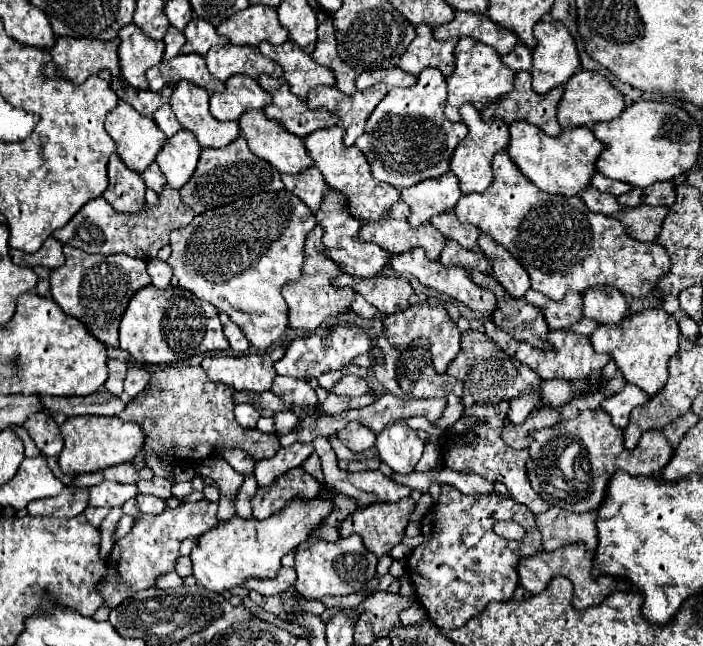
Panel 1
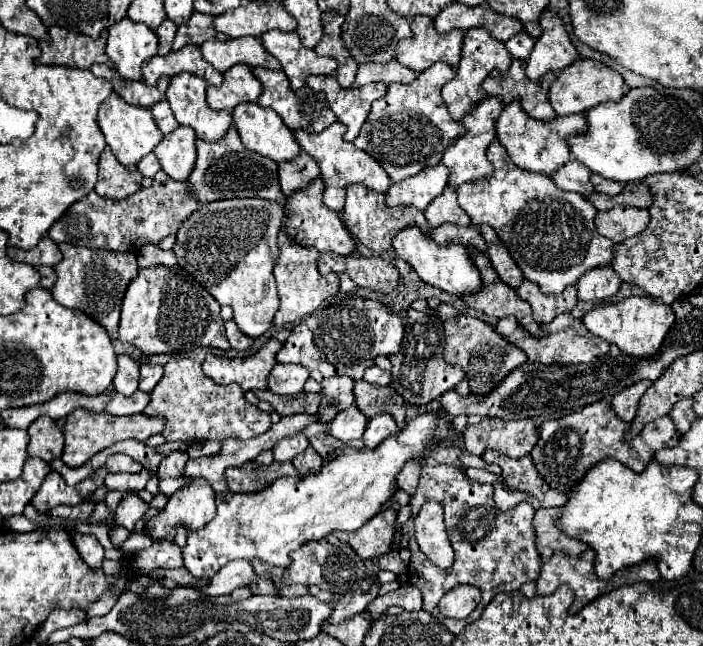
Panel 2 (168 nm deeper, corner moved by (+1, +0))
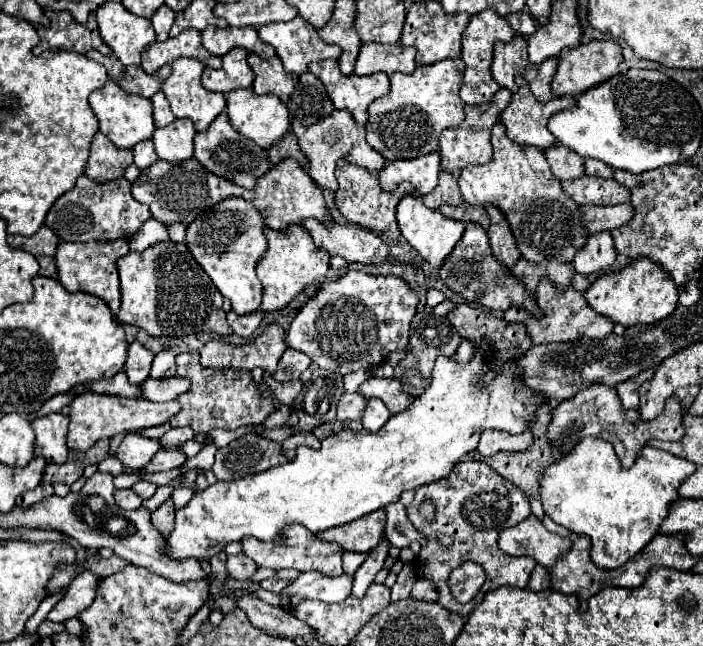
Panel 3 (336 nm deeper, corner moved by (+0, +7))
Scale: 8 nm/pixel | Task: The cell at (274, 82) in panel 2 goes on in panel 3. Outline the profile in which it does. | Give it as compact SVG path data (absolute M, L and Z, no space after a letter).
M248 55L248 65L252 67L254 71L254 83L252 83L252 89L256 93L274 93L280 97L280 101L288 107L290 115L300 119L304 125L312 125L316 123L318 119L326 117L328 113L332 113L334 105L322 85L322 81L318 77L314 77L312 73L302 73L302 75L294 75L294 73L286 73L282 63L280 63L280 57L272 57L272 59L260 59L258 55Z

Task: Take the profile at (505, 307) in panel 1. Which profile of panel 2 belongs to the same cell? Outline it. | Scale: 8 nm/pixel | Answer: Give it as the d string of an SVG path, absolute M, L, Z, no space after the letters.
M473 252L473 254L477 254L475 266L483 278L483 290L479 294L465 296L463 298L465 304L469 308L475 308L475 310L479 310L487 316L495 316L495 318L515 316L525 332L539 338L541 328L531 316L531 306L527 306L527 302L521 300L511 286L505 286L503 282L499 282L499 278L485 254L479 254L479 252Z

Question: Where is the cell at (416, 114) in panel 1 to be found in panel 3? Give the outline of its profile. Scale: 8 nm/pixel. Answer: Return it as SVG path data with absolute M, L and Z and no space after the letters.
M444 59L434 65L418 65L414 73L394 73L390 77L392 89L388 95L376 99L368 107L368 123L366 123L366 141L370 147L380 151L384 159L414 159L416 155L426 155L432 151L438 151L438 137L442 129L456 127L464 119L464 103L458 95L462 85L462 71L464 61L458 59Z

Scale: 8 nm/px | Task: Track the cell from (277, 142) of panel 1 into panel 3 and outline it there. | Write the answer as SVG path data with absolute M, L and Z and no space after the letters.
M234 89L226 95L226 113L236 131L252 139L258 147L268 149L276 139L280 139L290 129L290 117L286 105L272 93L256 95L252 89Z

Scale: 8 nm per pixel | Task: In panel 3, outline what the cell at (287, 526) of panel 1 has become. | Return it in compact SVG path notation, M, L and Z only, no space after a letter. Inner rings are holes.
M486 339L480 347L476 347L472 359L464 365L458 363L454 357L436 359L430 387L420 397L416 397L408 409L392 415L380 431L370 433L366 429L352 431L344 427L340 433L322 439L320 449L304 445L296 447L296 457L284 465L270 467L264 473L248 475L236 481L218 481L204 491L196 491L188 505L176 511L174 529L166 537L166 553L172 559L194 557L202 561L218 555L226 547L226 543L240 541L246 535L256 537L258 541L280 539L280 531L292 523L316 527L316 533L326 531L330 527L346 525L354 519L360 519L376 509L384 509L390 503L396 503L400 499L400 493L406 489L418 489L422 485L446 479L454 465L466 453L478 447L482 431L506 427L508 433L522 433L536 423L536 409L546 403L546 397L524 385L522 371L516 361L518 357L496 365L494 351ZM490 371L496 373L496 379L488 387L478 387L478 381L484 379L484 375Z

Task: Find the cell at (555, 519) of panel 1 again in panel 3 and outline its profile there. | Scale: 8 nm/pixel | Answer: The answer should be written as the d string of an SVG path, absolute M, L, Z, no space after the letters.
M534 515L516 527L504 529L498 543L500 549L504 549L508 555L528 555L544 567L552 567L556 559L572 545L568 537L546 531L546 527Z

